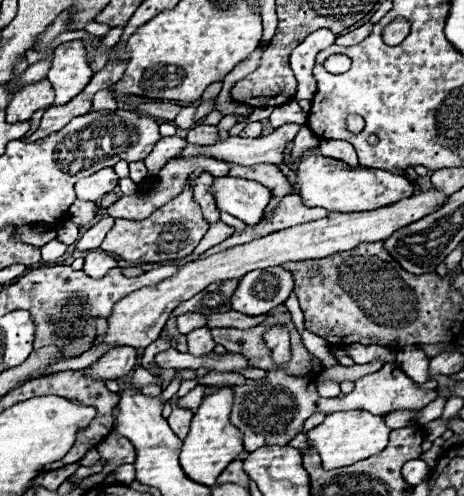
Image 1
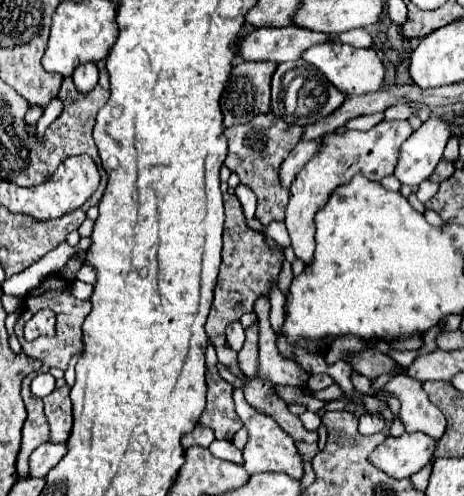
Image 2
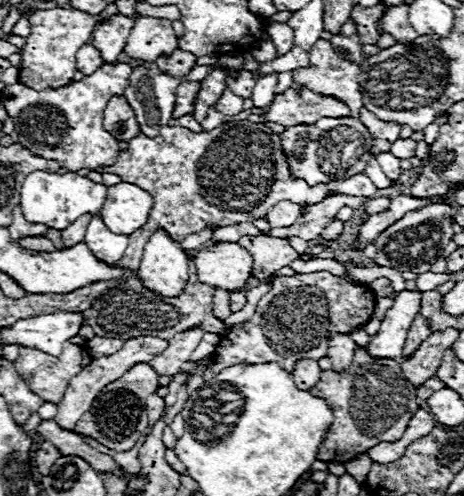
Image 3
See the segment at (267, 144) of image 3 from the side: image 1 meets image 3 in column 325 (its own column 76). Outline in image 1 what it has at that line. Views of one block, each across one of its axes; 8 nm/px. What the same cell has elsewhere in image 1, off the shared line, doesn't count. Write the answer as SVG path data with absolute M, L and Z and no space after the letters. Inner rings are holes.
M102 168L100 172L94 172L92 176L78 180L74 190L76 190L76 198L78 200L100 200L104 194L112 192L118 184L118 176L114 172L114 168Z

